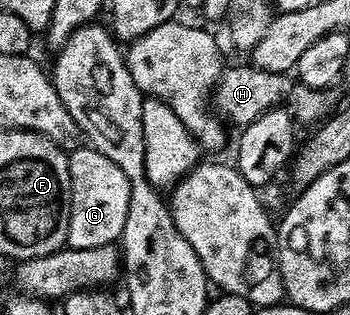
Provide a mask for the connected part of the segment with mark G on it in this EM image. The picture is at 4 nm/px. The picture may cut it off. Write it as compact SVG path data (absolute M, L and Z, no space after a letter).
M93 147L69 150L70 214L66 245L72 249L114 245L128 228L128 199L130 180L108 155Z

